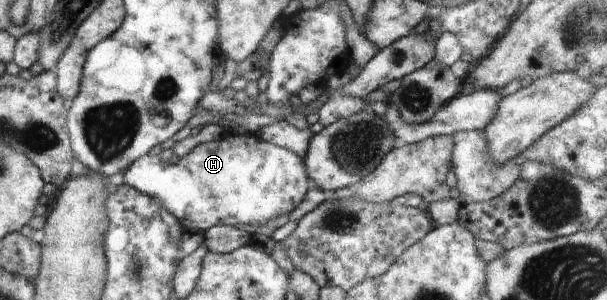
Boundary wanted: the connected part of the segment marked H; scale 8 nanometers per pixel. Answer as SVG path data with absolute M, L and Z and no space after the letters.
M227 132L220 140L198 144L183 157L162 161L157 155L143 154L123 172L124 185L134 187L157 200L170 214L176 216L181 232L194 228L204 233L216 225L234 227L238 224L264 224L292 212L311 187L303 160L292 150L270 144L257 134Z

